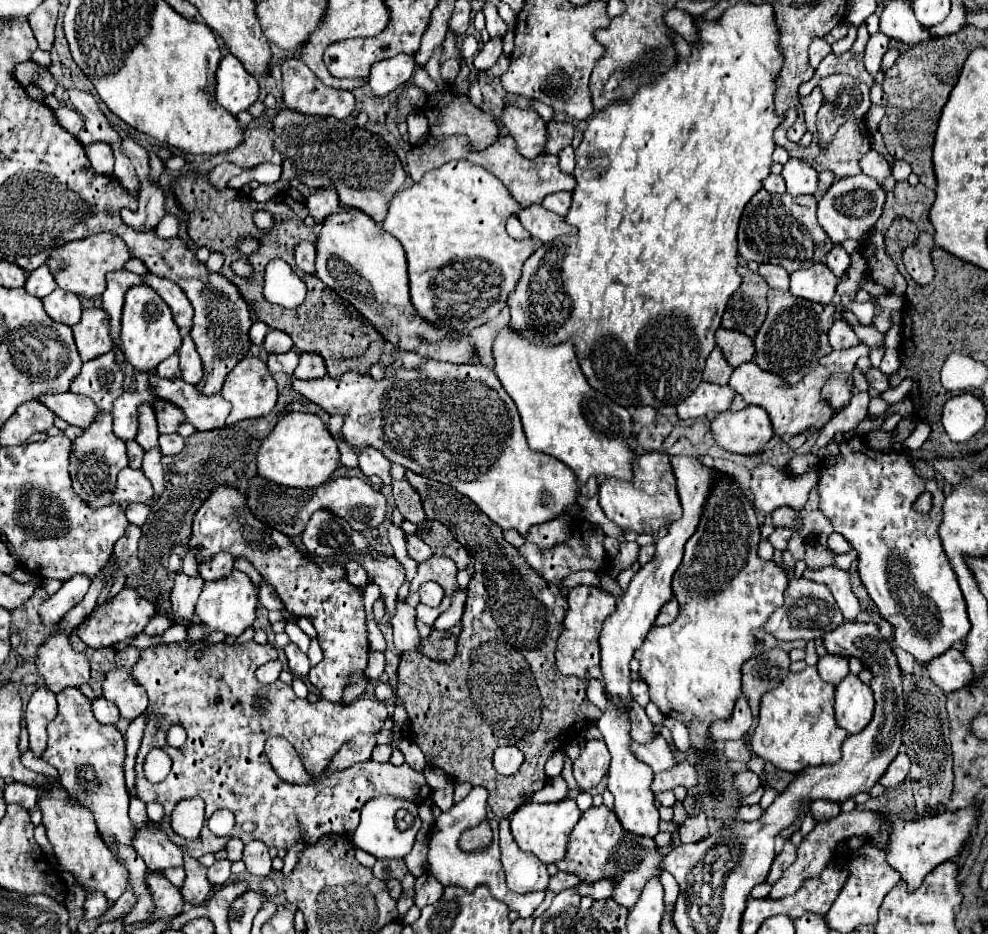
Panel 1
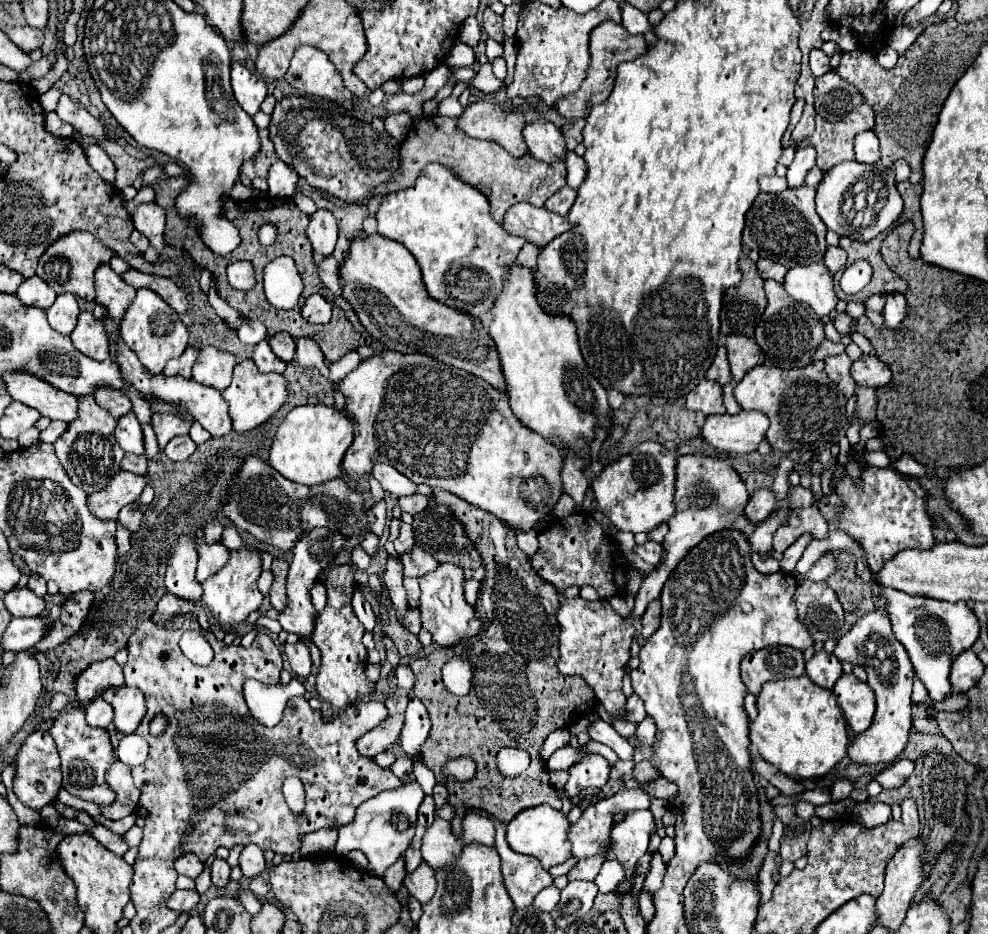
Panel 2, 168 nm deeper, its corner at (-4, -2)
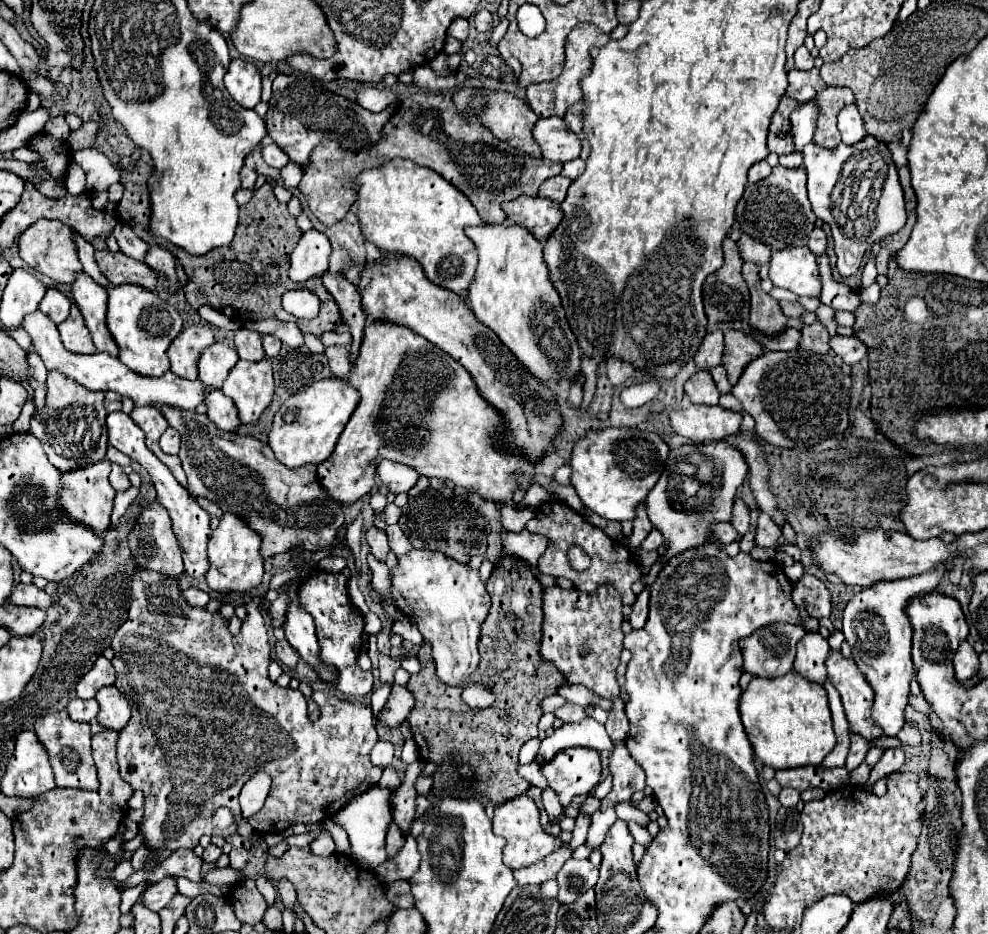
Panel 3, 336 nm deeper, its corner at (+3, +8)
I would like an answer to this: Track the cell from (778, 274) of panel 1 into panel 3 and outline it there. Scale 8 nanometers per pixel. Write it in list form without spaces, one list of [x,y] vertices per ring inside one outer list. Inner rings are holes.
[[[741,233],[739,241],[737,241],[737,247],[739,247],[739,253],[741,253],[743,261],[753,261],[757,265],[767,265],[769,263],[771,249],[761,241],[755,241],[747,233]]]

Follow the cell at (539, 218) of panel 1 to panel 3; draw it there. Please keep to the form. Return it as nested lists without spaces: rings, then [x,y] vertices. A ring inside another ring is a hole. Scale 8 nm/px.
[[[521,195],[503,205],[507,219],[513,223],[525,225],[541,245],[545,245],[547,237],[557,229],[563,219],[561,205],[557,201],[549,201],[543,197],[527,197]]]

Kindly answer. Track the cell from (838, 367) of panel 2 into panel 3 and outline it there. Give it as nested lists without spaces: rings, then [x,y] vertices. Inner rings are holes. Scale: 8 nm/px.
[[[815,321],[811,325],[805,325],[801,329],[799,347],[815,353],[827,353],[829,351],[829,333],[821,321]]]

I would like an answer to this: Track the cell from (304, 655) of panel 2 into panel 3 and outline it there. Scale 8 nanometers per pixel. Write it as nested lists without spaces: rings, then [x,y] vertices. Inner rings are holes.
[[[277,641],[275,645],[275,653],[277,653],[277,659],[287,667],[287,669],[295,669],[299,657],[297,657],[297,651],[289,645],[289,641]]]

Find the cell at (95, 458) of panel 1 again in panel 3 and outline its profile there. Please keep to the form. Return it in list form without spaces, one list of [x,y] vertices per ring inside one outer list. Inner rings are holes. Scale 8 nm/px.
[[[49,371],[45,407],[43,407],[43,411],[33,413],[29,433],[33,433],[41,441],[47,459],[59,471],[85,467],[85,465],[105,459],[107,411],[103,407],[103,399],[105,399],[103,391],[89,391],[89,389],[77,385],[77,381],[61,375],[59,371]]]

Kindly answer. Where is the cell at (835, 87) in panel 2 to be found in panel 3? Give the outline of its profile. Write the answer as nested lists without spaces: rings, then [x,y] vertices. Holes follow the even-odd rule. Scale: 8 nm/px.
[[[813,67],[811,71],[791,69],[789,71],[789,87],[787,87],[785,95],[801,103],[801,101],[809,101],[809,97],[815,97],[817,91],[821,91],[823,87],[825,87],[825,83],[821,81],[817,67]]]

